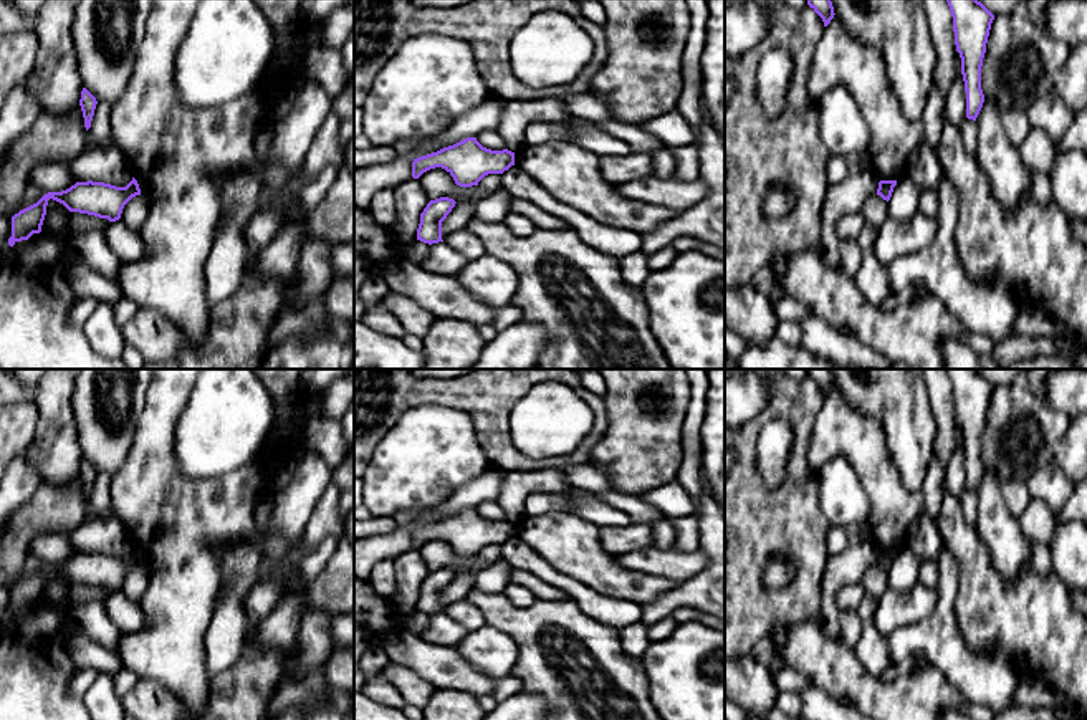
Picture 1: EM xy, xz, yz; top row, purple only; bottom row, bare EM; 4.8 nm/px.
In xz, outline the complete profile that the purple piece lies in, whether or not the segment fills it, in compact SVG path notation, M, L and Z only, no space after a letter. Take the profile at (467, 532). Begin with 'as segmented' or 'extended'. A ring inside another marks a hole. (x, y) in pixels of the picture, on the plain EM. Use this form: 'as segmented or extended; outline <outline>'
as segmented; outline M467 508L453 516L414 530L412 548L419 550L424 543L442 538L460 558L478 556L488 545L503 545L515 536L515 523L491 521L483 518L476 508Z

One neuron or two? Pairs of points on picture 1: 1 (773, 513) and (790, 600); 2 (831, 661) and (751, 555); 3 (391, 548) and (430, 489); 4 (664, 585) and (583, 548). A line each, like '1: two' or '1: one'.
1: one
2: two
3: two
4: one

